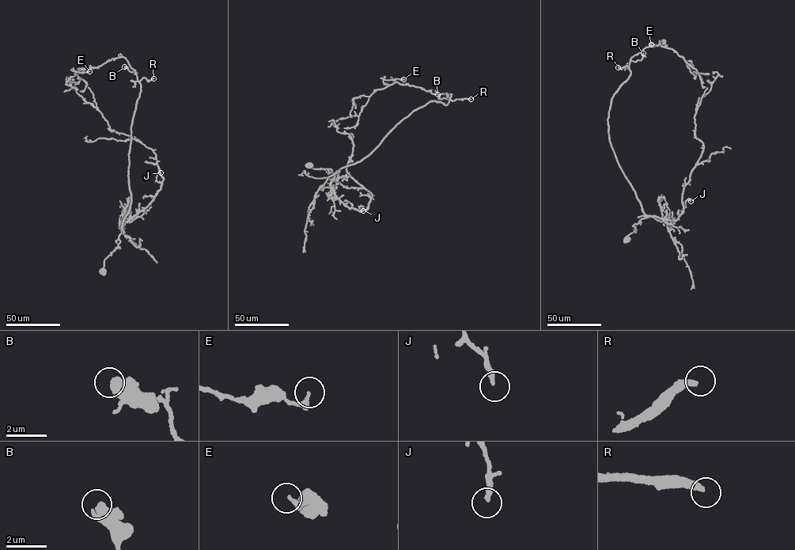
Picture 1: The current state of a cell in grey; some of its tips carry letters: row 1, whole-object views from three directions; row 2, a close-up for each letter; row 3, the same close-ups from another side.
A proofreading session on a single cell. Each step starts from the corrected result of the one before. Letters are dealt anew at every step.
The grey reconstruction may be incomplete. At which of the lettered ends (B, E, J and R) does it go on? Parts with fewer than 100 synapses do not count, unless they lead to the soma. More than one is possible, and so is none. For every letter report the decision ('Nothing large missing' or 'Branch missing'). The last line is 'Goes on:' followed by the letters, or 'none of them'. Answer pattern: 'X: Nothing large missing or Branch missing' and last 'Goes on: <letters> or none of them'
B: Nothing large missing
E: Nothing large missing
J: Nothing large missing
R: Branch missing
Goes on: R

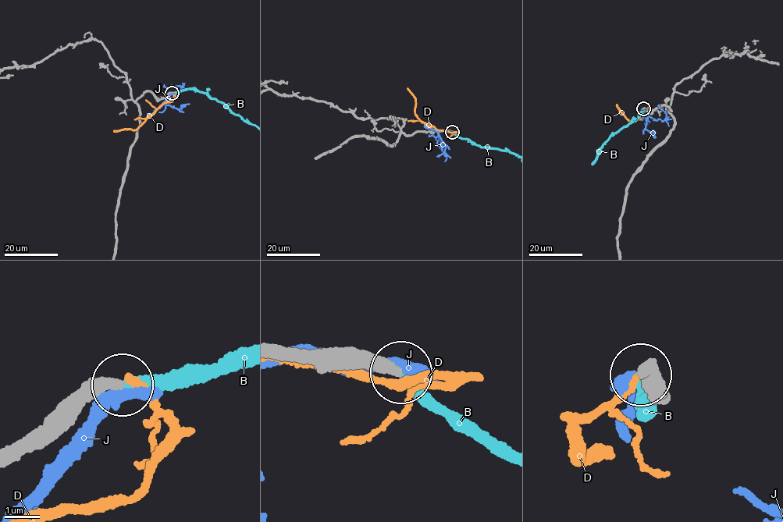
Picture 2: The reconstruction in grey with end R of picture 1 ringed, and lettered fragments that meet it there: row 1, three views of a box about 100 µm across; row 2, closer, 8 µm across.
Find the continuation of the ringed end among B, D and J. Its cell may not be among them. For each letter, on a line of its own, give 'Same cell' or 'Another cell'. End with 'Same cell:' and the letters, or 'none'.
B: Same cell
D: Another cell
J: Another cell
Same cell: B

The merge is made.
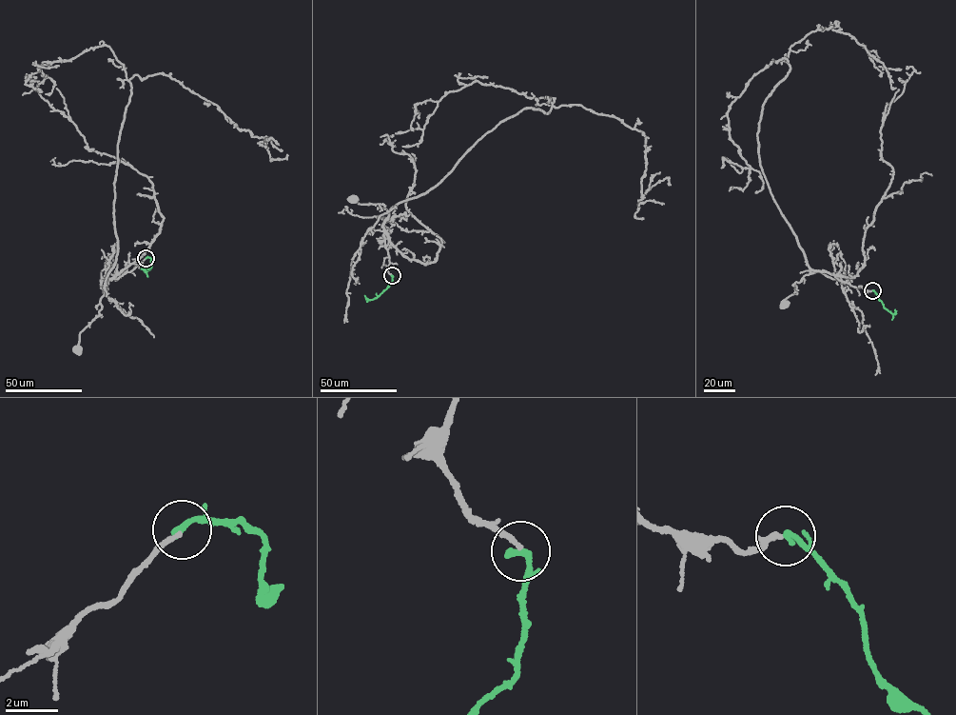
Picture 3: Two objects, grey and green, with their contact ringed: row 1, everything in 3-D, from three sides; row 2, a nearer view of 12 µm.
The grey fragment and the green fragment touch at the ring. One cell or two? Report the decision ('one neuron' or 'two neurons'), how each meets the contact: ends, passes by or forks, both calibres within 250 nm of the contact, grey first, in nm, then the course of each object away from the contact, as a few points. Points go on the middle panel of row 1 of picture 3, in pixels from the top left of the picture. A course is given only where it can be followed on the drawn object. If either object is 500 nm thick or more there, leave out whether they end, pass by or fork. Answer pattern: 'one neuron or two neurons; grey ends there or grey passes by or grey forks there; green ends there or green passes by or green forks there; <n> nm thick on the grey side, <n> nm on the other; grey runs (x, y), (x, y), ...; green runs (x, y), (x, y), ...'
one neuron; grey ends there; green ends there; 180 nm thick on the grey side, 300 nm on the other; grey runs (392, 275), (387, 270), (389, 255), (382, 227), (389, 210), (382, 204), (361, 205), (356, 197), (353, 199); green runs (392, 275), (392, 283), (377, 297), (367, 300), (364, 295)

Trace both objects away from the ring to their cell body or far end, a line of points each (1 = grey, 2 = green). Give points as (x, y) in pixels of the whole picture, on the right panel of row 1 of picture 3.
1: (872, 290), (852, 286), (831, 273), (811, 269), (792, 285), (797, 293), (784, 300), (787, 304), (784, 304)
2: (872, 290), (884, 307), (894, 314), (895, 309)

